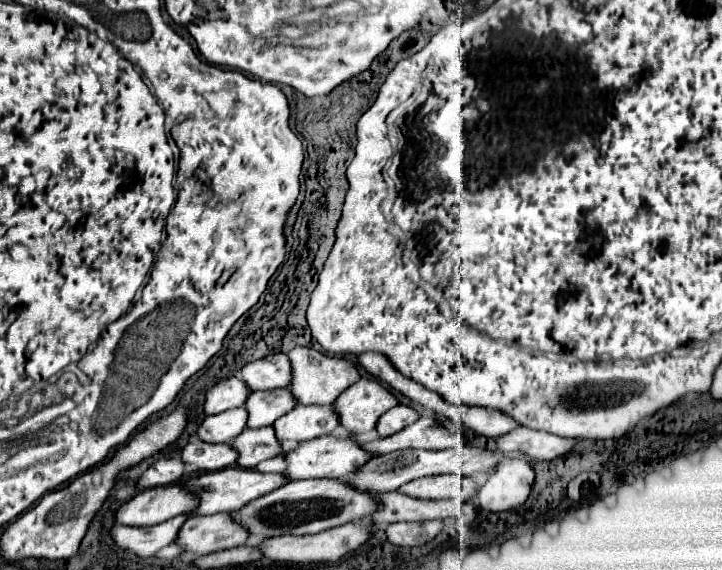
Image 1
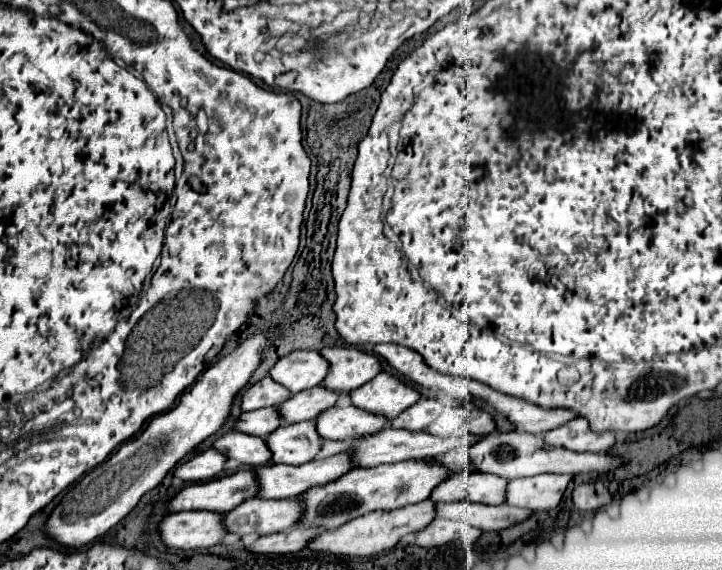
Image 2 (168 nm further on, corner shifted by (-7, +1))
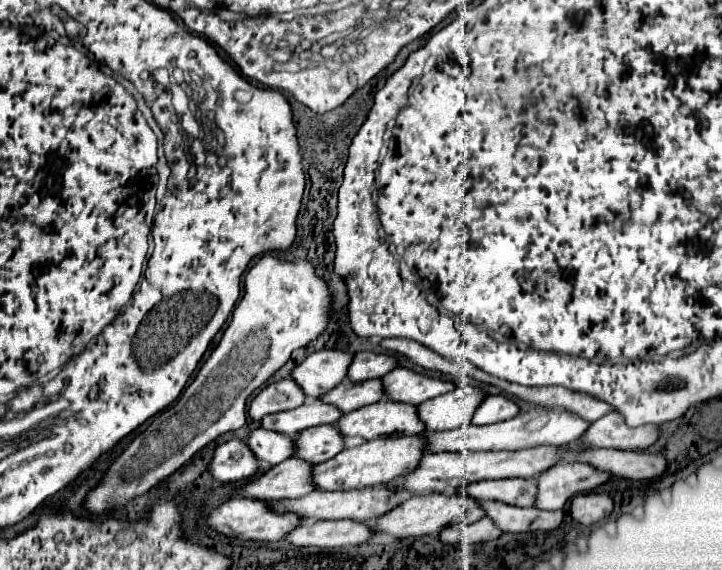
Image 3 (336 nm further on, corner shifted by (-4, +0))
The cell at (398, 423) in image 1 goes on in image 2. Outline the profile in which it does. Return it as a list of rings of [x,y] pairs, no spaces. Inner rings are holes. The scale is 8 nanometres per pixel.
[[[420,399],[414,407],[408,407],[406,411],[402,411],[392,421],[392,427],[394,429],[420,431],[420,429],[424,429],[428,423],[432,423],[442,413],[442,407],[444,407],[444,403],[440,403],[436,399]]]

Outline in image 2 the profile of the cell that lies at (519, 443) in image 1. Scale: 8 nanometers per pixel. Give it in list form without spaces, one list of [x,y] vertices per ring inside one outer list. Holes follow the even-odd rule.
[[[576,417],[568,421],[568,425],[560,425],[558,429],[546,431],[542,435],[546,445],[564,447],[570,451],[588,451],[588,453],[604,453],[608,451],[616,435],[614,433],[594,433],[588,427],[588,421],[582,417]]]

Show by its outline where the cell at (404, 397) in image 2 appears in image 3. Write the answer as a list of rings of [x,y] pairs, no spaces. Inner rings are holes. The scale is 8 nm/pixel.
[[[395,368],[385,378],[381,378],[381,382],[387,390],[387,400],[391,398],[395,402],[407,402],[413,406],[419,406],[421,402],[451,392],[455,388],[453,382],[443,382],[441,378],[417,374],[407,368]]]

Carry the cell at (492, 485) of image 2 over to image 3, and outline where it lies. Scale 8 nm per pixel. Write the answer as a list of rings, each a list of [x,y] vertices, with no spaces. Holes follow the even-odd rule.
[[[503,478],[475,482],[465,488],[473,498],[499,500],[511,506],[533,506],[535,504],[535,478]]]

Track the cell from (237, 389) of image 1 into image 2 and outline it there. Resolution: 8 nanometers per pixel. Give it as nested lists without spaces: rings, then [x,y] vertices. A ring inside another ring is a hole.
[[[264,377],[242,393],[240,409],[242,411],[254,411],[254,409],[260,409],[260,407],[272,407],[272,405],[286,401],[288,397],[290,397],[288,389],[274,383],[270,377]]]

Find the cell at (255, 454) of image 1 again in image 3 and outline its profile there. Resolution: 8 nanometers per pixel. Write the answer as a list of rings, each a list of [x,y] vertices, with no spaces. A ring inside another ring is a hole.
[[[313,426],[303,430],[297,438],[297,458],[307,462],[325,462],[345,448],[345,438],[337,426]]]

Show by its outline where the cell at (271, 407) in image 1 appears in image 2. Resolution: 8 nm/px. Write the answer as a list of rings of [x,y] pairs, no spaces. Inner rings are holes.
[[[316,385],[314,389],[290,395],[290,401],[282,401],[282,405],[276,405],[276,409],[284,423],[298,423],[298,421],[310,421],[318,413],[330,409],[336,403],[336,399],[338,393],[328,391],[322,385]]]

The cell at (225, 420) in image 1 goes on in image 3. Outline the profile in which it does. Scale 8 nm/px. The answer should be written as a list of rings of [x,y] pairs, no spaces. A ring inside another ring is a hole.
[[[306,396],[303,406],[295,408],[295,410],[277,412],[277,414],[267,414],[261,420],[261,426],[295,438],[305,428],[319,426],[319,424],[335,424],[341,416],[343,416],[343,412],[337,406],[331,406],[317,398],[307,398]]]

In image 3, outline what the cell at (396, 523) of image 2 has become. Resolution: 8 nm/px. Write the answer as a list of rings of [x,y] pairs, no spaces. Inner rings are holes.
[[[453,492],[451,496],[447,494],[423,494],[423,496],[411,496],[403,504],[399,504],[395,510],[387,512],[377,520],[373,530],[379,534],[391,534],[395,538],[409,538],[409,536],[425,536],[425,534],[435,534],[441,532],[449,524],[471,524],[475,520],[481,520],[483,508],[475,498],[463,492]]]

